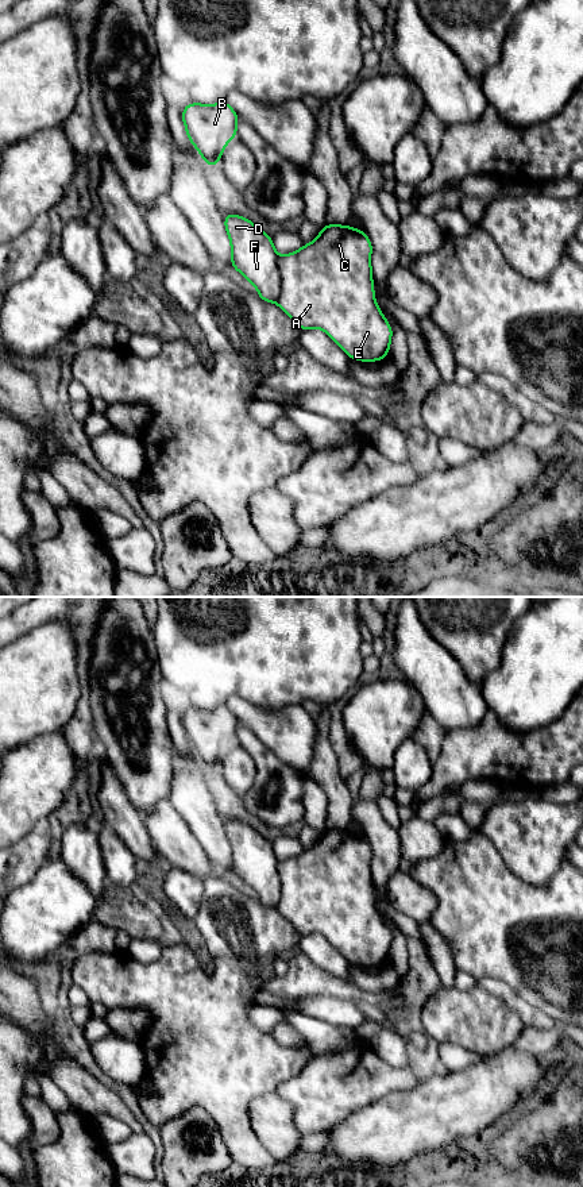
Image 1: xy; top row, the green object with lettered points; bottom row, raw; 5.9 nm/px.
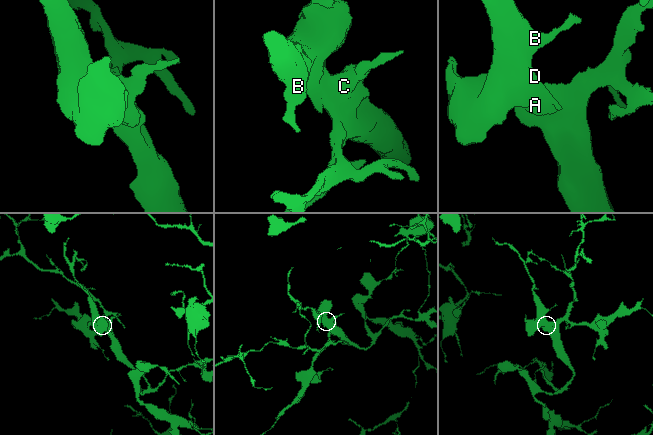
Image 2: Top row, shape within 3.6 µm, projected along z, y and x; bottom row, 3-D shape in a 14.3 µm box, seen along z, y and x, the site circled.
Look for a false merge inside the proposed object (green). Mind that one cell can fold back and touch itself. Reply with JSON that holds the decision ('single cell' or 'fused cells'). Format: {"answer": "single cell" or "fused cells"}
{"answer": "fused cells"}

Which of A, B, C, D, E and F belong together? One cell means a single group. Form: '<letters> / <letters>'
A C E / B D F

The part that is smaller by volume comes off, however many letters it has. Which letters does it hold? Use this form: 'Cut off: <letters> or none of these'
Cut off: B, D, F

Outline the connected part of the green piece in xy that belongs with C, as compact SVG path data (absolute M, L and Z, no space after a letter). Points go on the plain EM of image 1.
M325 829L313 847L278 863L281 901L277 910L301 936L323 934L351 964L363 967L377 967L389 961L393 941L393 933L375 906L371 859L372 849L363 835L348 829Z

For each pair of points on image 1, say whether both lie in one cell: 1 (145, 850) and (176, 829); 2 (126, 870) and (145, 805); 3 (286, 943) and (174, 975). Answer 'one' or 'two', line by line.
1: one
2: one
3: one

